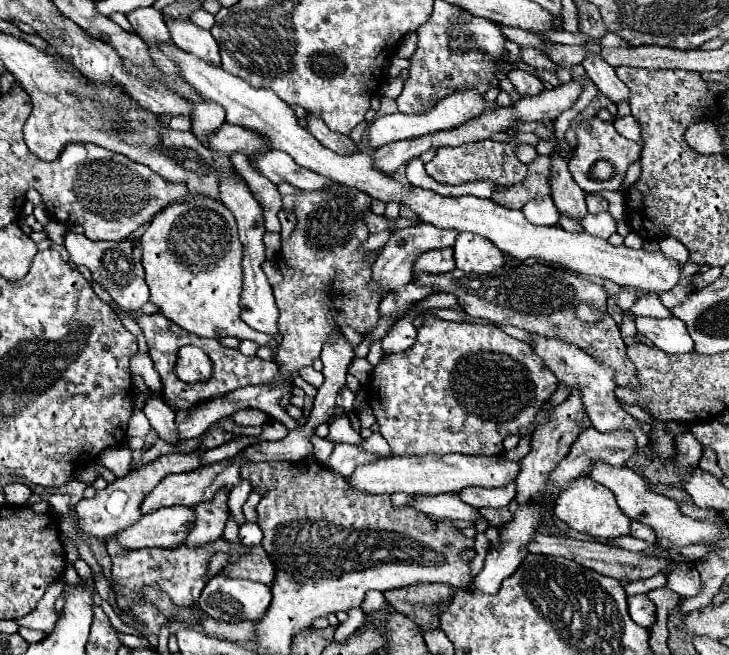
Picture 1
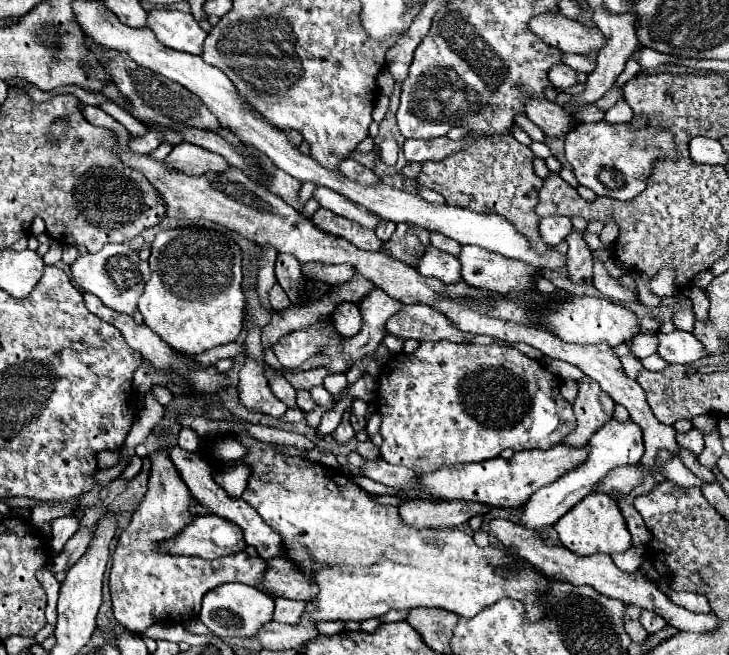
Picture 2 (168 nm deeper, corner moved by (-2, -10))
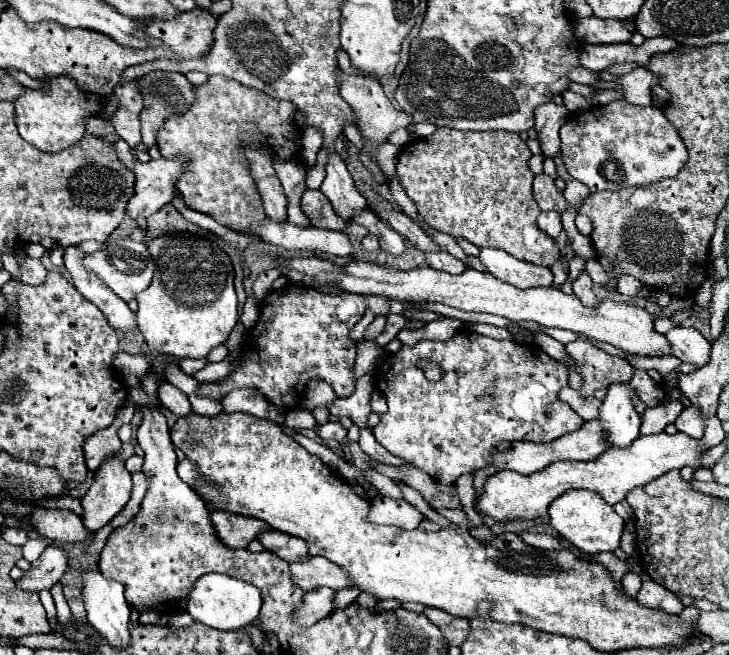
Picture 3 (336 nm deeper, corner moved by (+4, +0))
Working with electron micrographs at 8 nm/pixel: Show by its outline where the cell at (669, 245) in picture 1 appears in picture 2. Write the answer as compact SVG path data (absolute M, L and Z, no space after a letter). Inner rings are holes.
M672 266L662 268L648 284L648 288L656 294L656 296L676 296L678 294L678 286L676 286L676 270Z

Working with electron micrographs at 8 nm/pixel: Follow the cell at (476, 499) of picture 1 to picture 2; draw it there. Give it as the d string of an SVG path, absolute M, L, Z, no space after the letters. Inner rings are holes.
M406 500L400 504L400 516L416 528L454 528L468 522L472 516L484 516L492 510L482 502L472 500Z

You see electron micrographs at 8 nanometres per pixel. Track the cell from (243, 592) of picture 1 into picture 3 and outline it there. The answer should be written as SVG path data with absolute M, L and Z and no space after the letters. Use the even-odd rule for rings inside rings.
M212 572L196 580L196 584L192 586L188 594L186 610L194 620L204 622L216 630L236 630L236 628L252 624L260 614L260 606L262 606L262 598L256 586L244 580L236 580L232 576Z

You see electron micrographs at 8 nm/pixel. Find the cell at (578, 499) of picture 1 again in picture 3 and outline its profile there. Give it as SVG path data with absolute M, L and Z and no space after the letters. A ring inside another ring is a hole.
M572 490L562 494L550 504L550 524L558 530L562 538L572 542L586 554L598 552L614 552L620 544L620 536L624 530L624 520L614 512L610 504L606 504L600 494L588 490Z

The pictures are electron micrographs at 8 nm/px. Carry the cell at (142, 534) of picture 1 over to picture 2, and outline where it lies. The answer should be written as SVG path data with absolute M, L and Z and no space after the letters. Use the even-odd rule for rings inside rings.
M208 514L194 518L182 528L182 532L158 542L154 548L174 556L220 558L244 550L246 542L242 538L242 530L234 522Z

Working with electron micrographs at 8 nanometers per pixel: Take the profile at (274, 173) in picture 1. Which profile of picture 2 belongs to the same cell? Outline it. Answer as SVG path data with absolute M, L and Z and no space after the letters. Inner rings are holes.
M326 186L314 188L314 200L322 208L326 208L326 210L338 214L338 216L344 216L348 220L354 220L354 222L358 222L358 224L362 224L362 226L366 226L370 230L376 228L376 224L380 222L378 216L374 216L372 212L366 212L366 208L362 208L360 204L354 204L352 200L346 200L344 196L336 194L334 190L330 190Z

